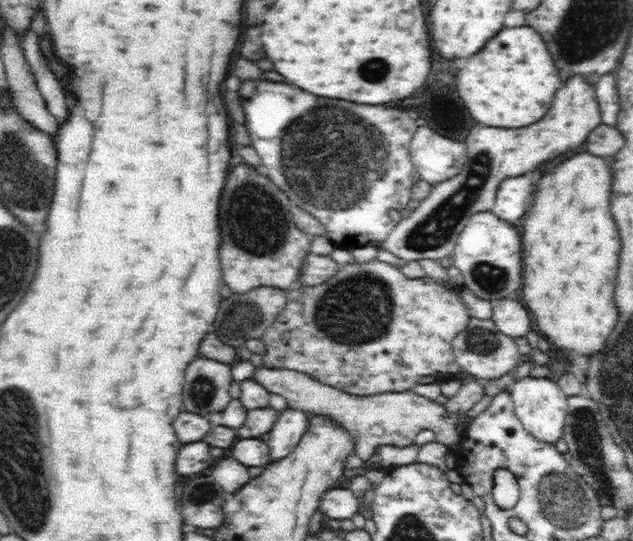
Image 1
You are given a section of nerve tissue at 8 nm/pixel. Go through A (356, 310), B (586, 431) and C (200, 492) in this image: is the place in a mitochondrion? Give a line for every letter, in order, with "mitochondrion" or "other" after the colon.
A: mitochondrion
B: mitochondrion
C: mitochondrion

